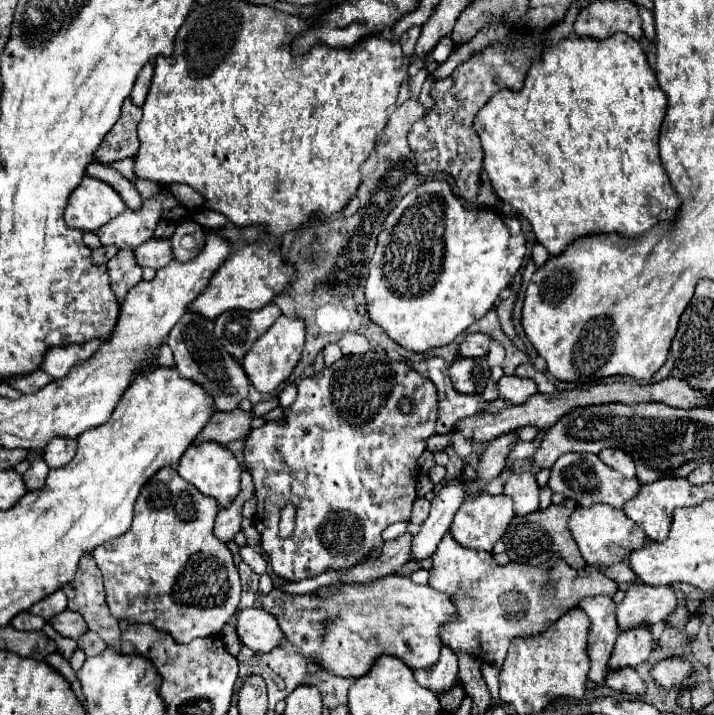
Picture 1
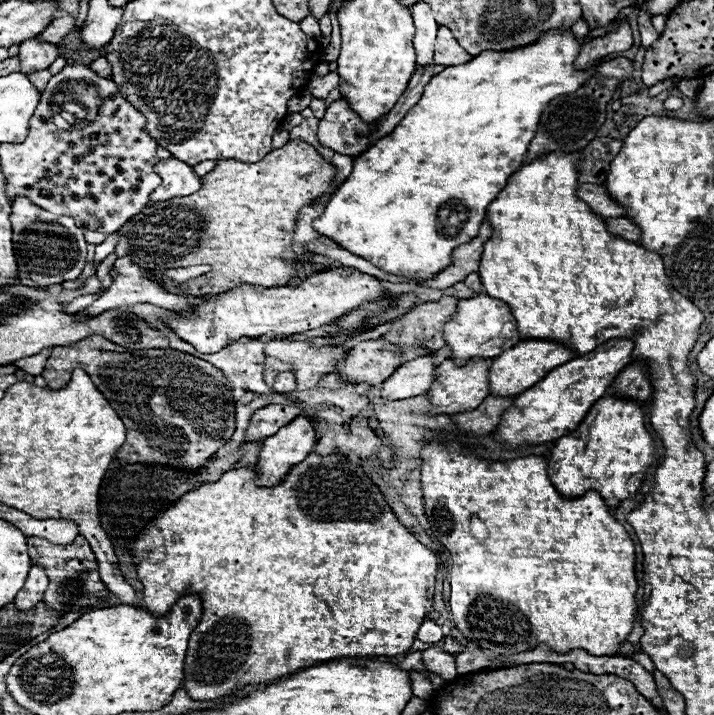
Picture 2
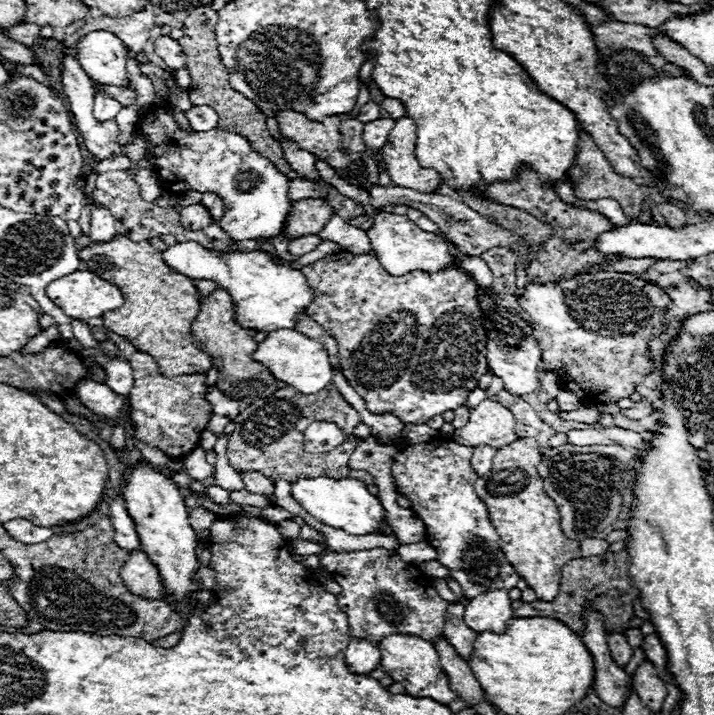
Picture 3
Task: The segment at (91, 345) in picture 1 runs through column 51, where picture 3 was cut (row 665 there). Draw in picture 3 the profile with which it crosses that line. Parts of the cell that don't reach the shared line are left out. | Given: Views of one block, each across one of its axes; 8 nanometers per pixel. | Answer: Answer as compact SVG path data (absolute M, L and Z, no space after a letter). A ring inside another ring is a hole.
M352 638L344 654L348 668L358 674L370 674L380 662L380 648L374 642L362 638Z

